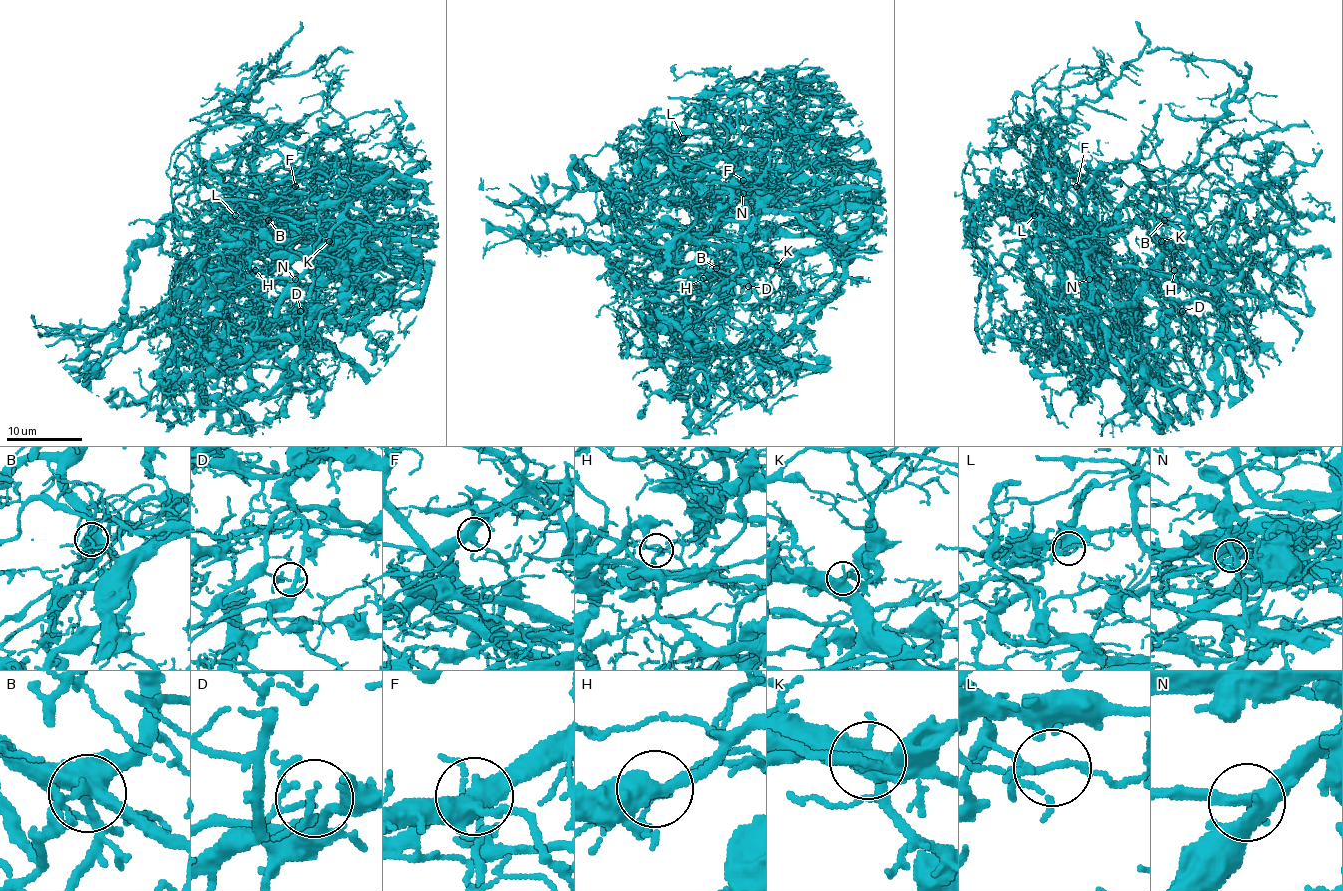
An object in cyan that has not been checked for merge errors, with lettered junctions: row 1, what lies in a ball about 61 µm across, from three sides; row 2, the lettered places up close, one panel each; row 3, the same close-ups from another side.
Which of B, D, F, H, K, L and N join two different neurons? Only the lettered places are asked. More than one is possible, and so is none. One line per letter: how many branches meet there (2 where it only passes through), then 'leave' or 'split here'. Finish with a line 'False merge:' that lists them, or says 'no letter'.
B: 6 | split here
D: 4 | leave
F: 4 | leave
H: 3 | leave
K: 5 | leave
L: 4 | split here
N: 4 | leave
False merge: B, L

